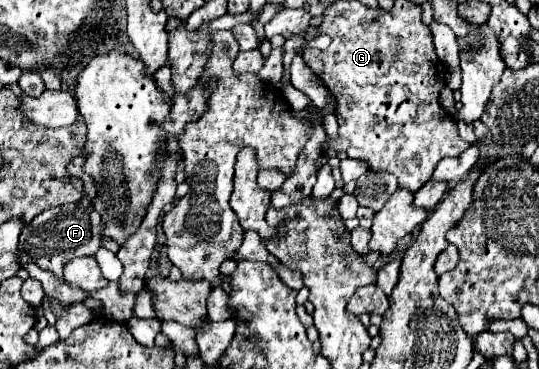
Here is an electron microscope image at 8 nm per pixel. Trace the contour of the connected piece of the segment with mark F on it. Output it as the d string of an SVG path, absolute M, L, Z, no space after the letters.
M78 201L70 205L60 205L54 209L46 209L38 217L34 217L22 231L18 243L20 263L36 263L38 267L52 271L60 277L62 267L74 257L94 255L102 243L104 223L100 213L88 201Z

